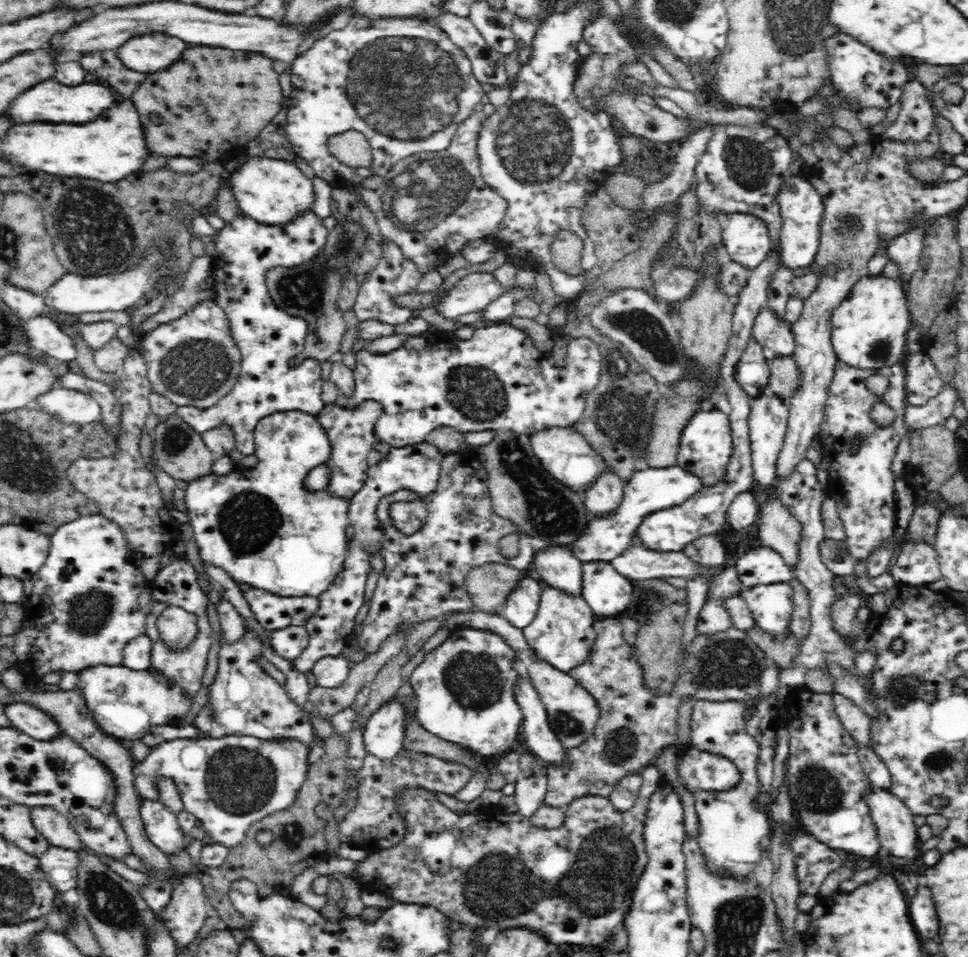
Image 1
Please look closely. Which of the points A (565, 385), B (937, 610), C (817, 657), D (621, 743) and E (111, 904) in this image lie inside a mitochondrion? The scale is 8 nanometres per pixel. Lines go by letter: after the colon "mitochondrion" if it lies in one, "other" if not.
A: other
B: other
C: other
D: mitochondrion
E: mitochondrion

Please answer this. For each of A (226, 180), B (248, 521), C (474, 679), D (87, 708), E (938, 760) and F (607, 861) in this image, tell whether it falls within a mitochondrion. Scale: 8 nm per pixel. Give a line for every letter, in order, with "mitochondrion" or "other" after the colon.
A: other
B: mitochondrion
C: mitochondrion
D: other
E: mitochondrion
F: mitochondrion

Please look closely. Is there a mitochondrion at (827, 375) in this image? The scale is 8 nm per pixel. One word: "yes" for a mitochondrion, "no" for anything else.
no

